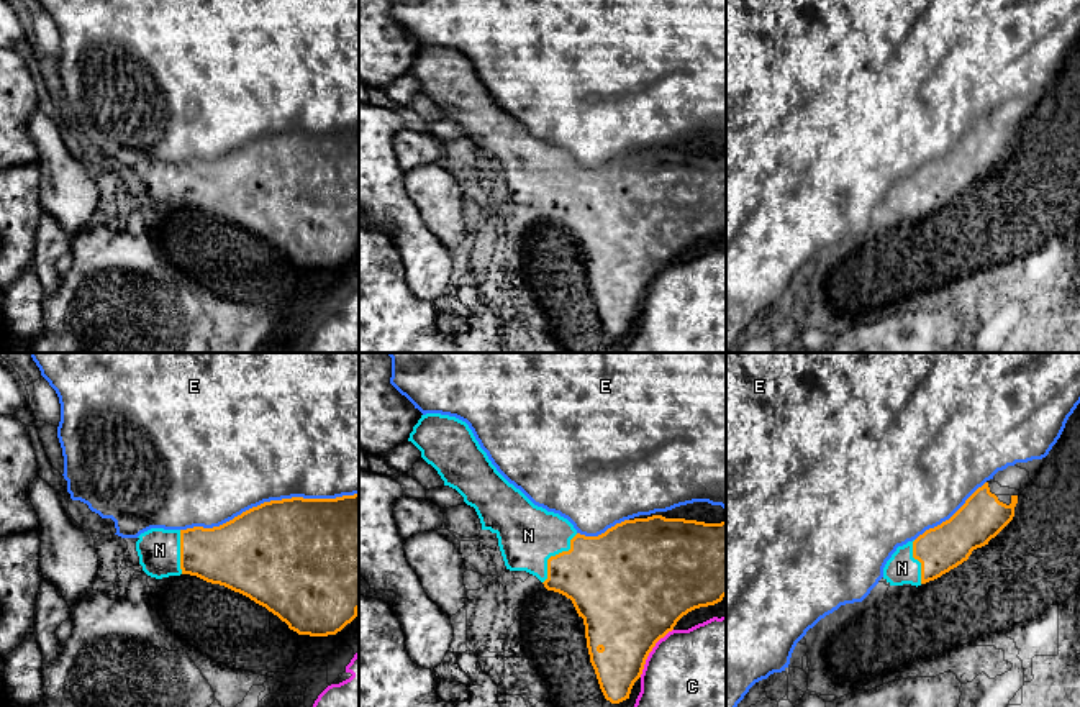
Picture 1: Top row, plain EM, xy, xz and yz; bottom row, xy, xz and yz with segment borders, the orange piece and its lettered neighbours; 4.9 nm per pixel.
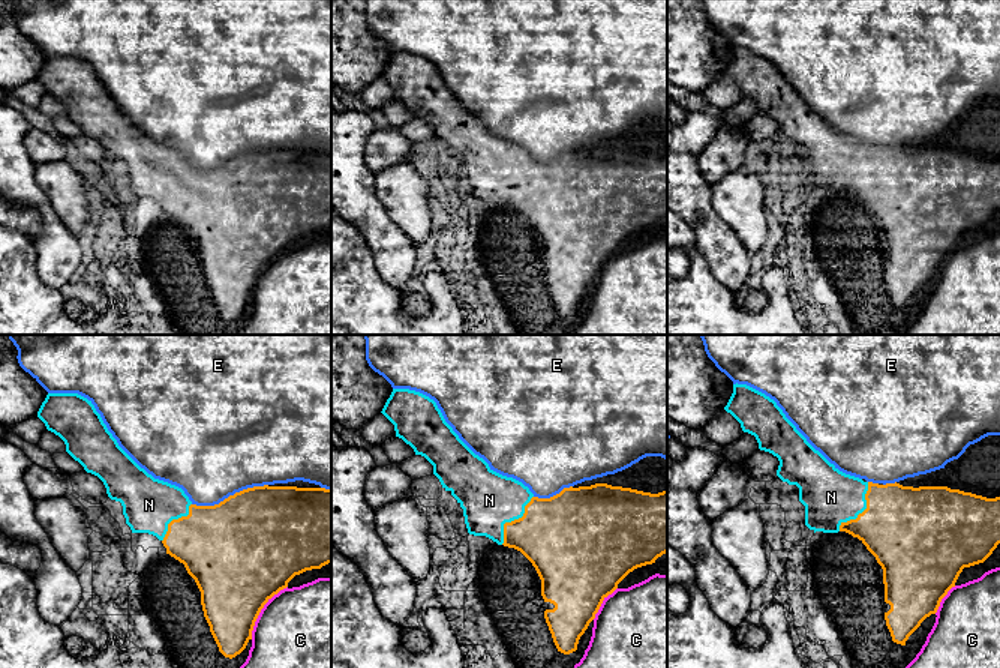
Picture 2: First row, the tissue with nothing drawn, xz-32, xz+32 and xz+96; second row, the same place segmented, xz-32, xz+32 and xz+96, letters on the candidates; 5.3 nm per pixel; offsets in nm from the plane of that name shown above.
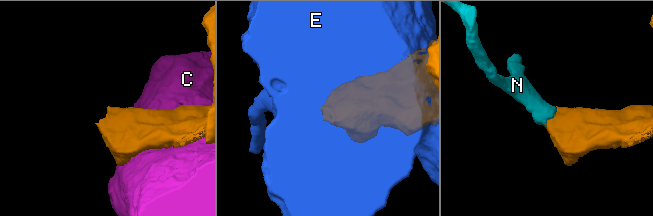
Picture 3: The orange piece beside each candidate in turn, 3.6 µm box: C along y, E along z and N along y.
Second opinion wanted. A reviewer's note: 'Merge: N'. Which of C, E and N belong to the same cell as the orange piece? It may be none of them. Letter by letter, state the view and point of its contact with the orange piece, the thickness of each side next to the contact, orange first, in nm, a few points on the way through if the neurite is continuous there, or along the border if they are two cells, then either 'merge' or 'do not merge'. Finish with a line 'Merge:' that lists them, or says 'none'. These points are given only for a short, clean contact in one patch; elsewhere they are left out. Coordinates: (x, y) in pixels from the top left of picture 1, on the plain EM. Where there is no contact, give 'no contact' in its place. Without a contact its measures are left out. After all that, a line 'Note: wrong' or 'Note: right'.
C: meets orange in xz at (651, 282); 460 nm thick on the orange side, 500 nm on the other; do not merge
E: meets orange in xy at (271, 133); 500 nm thick on the orange side, 500 nm on the other; do not merge
N: meets orange in xz at (556, 187); 380 nm thick on the orange side, 300 nm on the other; runs through xz (602, 209), (556, 187), (528, 168); merge
Merge: N
Note: right

